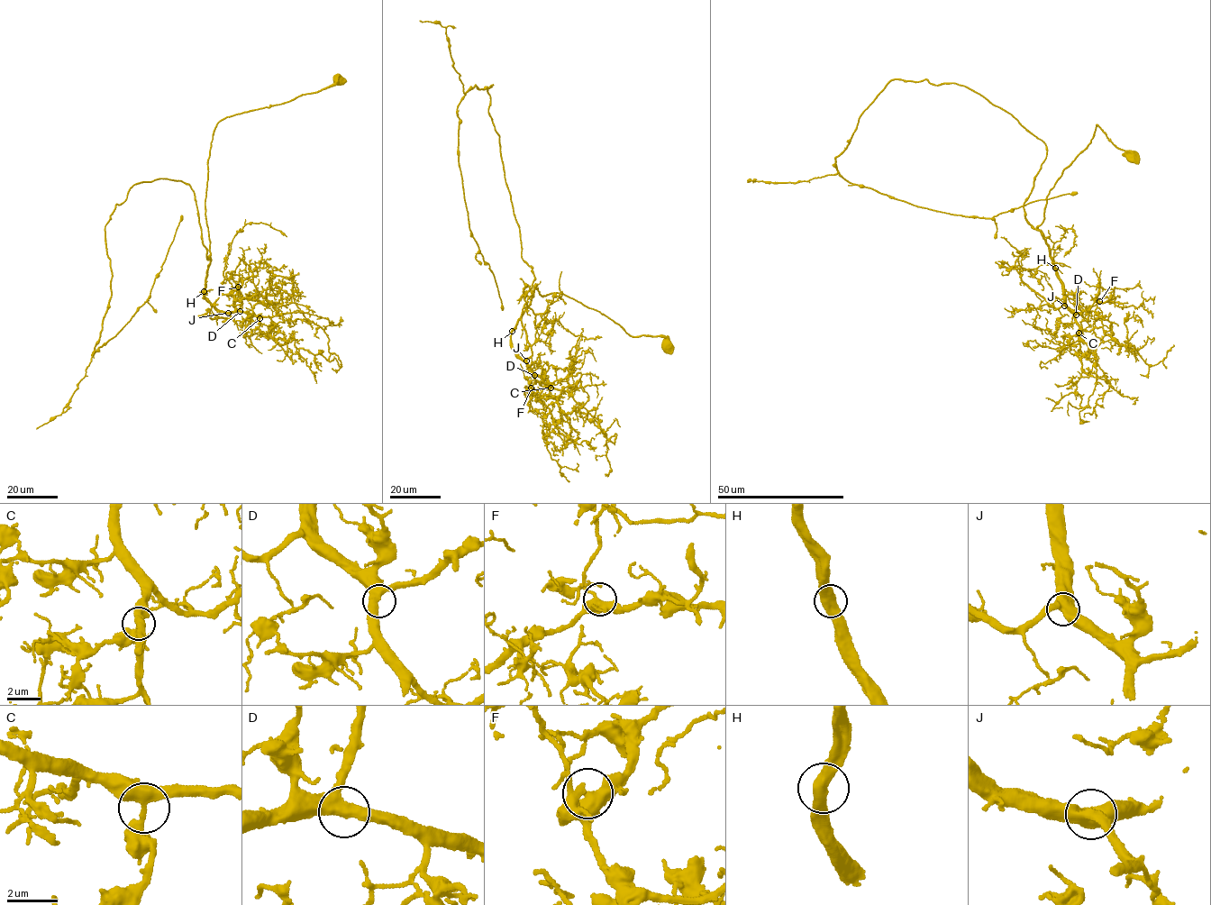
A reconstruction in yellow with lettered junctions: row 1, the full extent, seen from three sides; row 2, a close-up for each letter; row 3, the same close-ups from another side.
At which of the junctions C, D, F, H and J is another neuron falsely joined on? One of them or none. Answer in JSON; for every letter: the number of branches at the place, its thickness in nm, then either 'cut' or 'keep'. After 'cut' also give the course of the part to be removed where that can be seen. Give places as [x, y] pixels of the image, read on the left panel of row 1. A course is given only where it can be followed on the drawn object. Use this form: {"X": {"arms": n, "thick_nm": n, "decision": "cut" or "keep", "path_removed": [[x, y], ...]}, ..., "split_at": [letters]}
{"C": {"arms": 3, "thick_nm": 320, "decision": "keep"}, "D": {"arms": 3, "thick_nm": 440, "decision": "keep"}, "F": {"arms": 3, "thick_nm": 460, "decision": "keep"}, "H": {"arms": 2, "thick_nm": 550, "decision": "keep"}, "J": {"arms": 3, "thick_nm": 500, "decision": "keep"}, "split_at": []}

